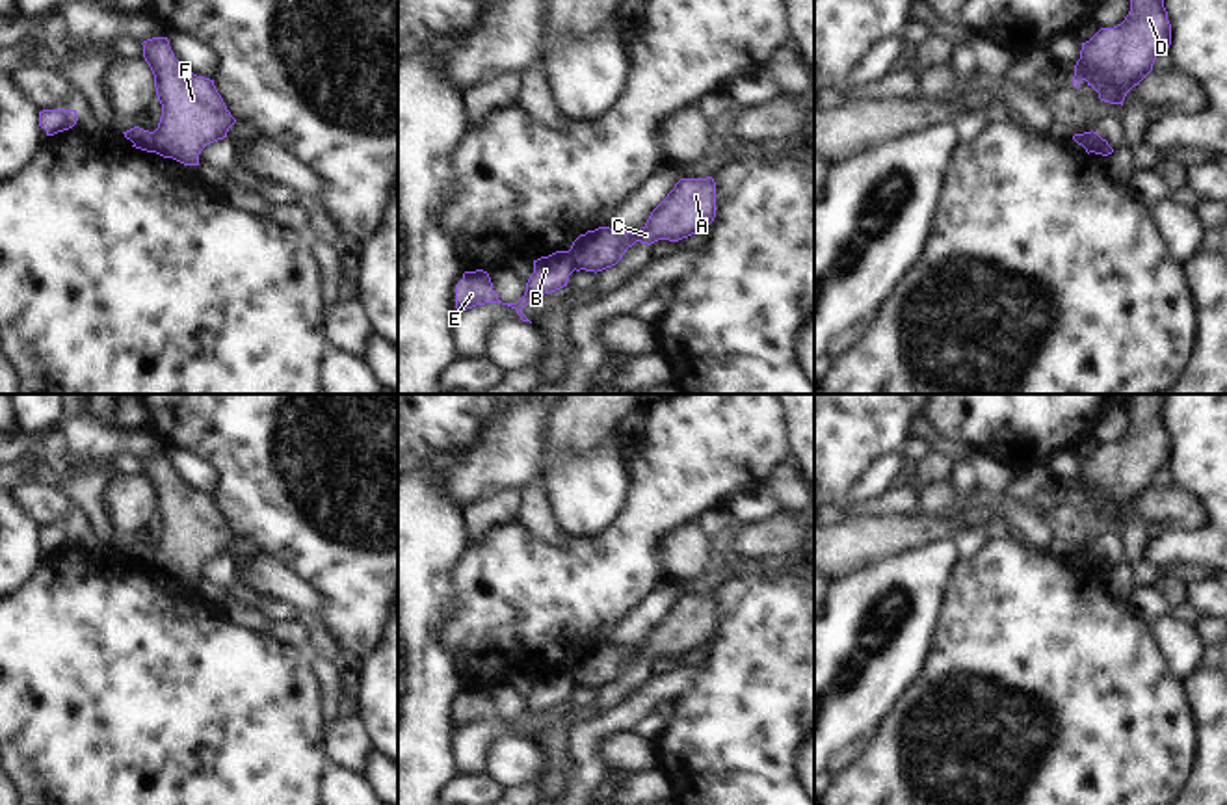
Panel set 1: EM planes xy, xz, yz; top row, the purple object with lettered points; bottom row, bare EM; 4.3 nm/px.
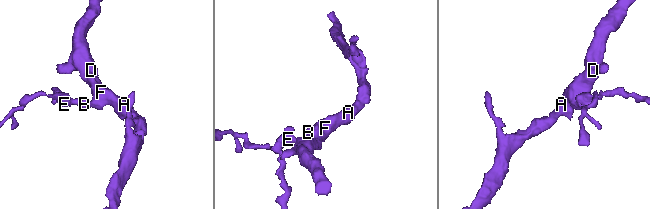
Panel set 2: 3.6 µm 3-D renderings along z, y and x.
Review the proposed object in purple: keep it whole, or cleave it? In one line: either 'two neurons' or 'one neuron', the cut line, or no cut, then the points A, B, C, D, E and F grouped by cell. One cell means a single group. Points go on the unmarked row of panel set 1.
two neurons; cut in yz along (1095, 549), (1094, 554), (1099, 569); A C D F / B E

